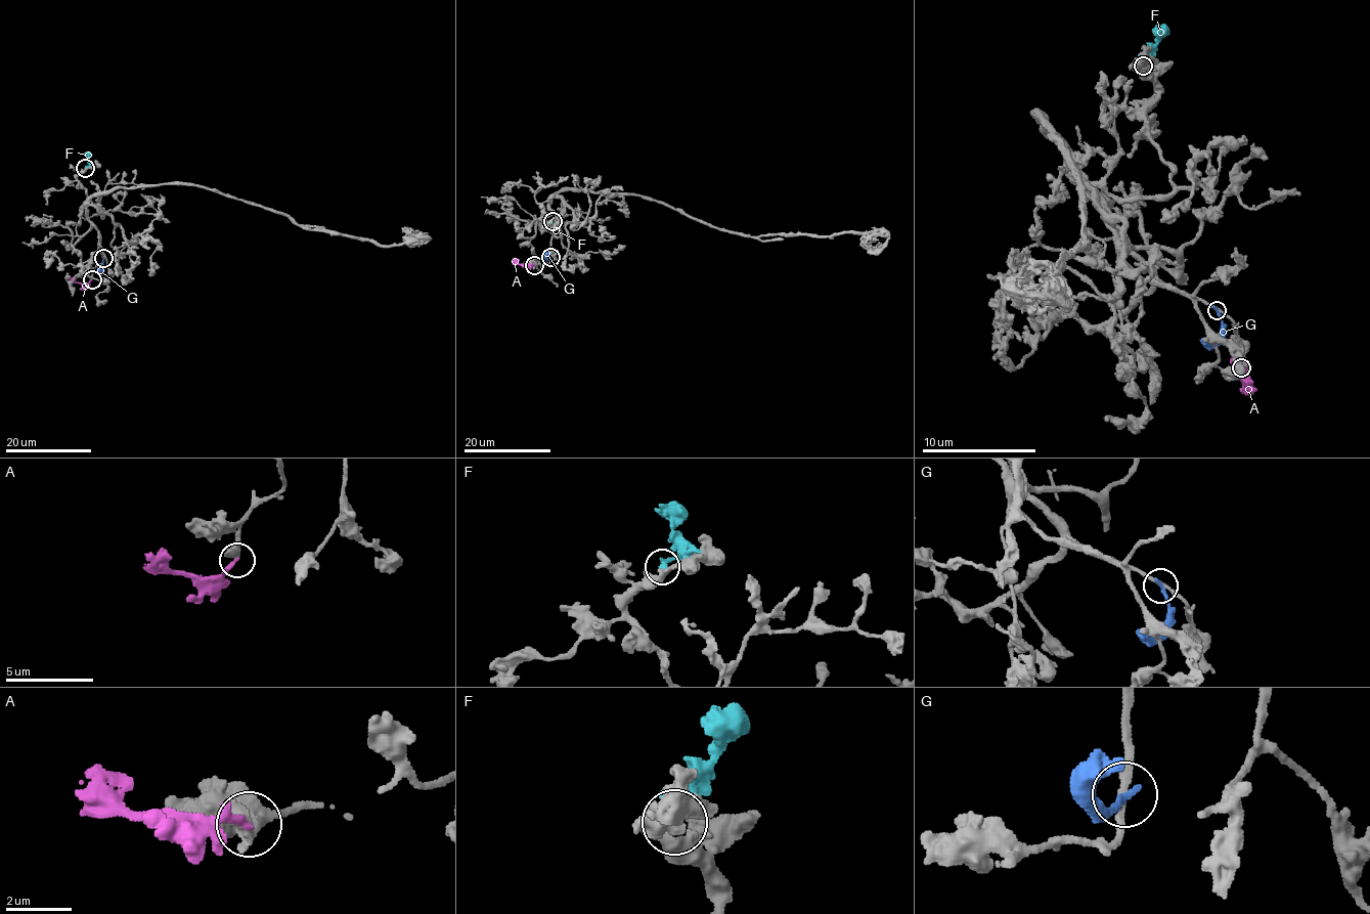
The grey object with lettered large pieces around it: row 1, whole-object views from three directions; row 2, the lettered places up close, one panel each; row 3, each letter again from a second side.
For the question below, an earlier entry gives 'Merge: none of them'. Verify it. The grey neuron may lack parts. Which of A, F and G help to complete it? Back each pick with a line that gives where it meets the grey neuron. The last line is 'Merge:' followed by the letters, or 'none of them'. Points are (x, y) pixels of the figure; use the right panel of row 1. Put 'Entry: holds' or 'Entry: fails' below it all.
Merge: none of them
Entry: holds

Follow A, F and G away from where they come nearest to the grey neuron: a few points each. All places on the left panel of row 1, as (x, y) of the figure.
A: (92, 279), (80, 284), (69, 277)
F: (85, 167), (88, 159), (83, 153)
G: (102, 257), (100, 268), (104, 270)

